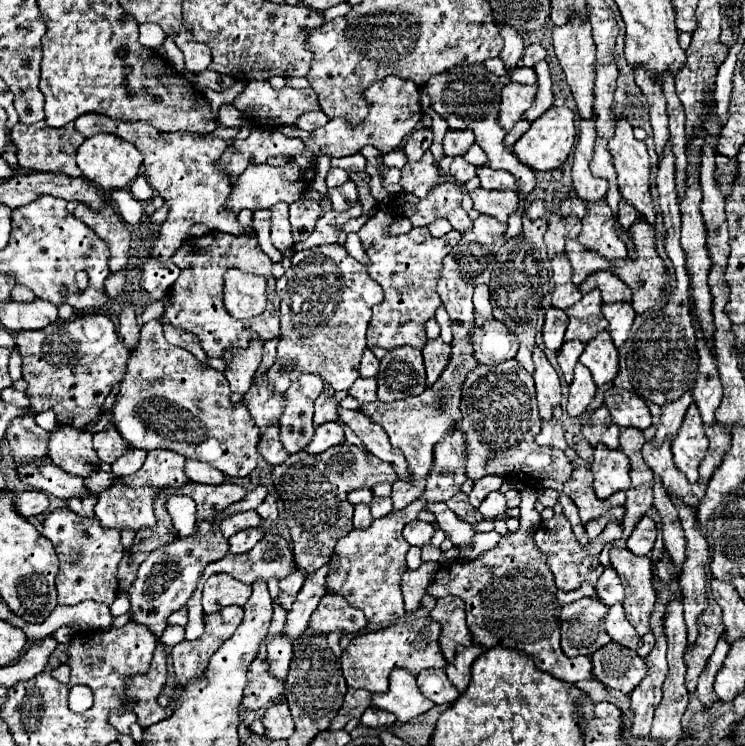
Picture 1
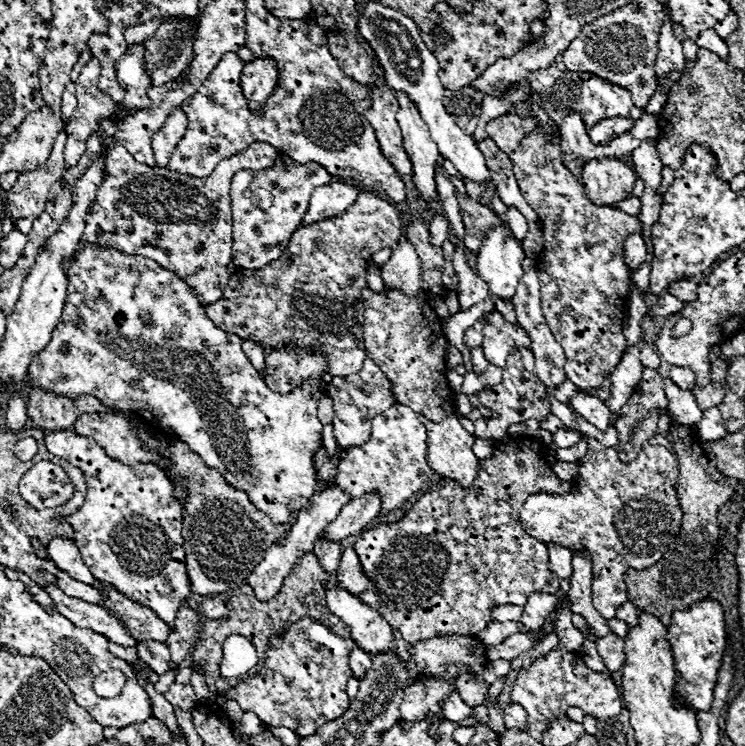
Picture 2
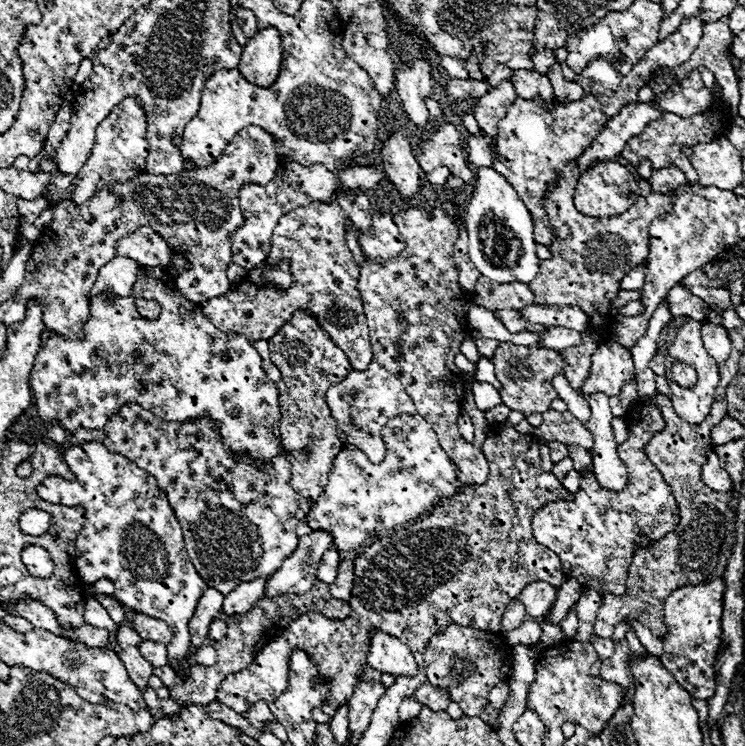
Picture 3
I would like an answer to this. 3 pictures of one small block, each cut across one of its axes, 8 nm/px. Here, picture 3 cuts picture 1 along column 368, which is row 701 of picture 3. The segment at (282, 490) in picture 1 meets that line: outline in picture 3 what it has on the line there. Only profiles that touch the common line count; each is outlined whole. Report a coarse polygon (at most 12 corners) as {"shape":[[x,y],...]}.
{"shape":[[458,624],[432,636],[426,678],[480,716],[508,680],[502,634]]}

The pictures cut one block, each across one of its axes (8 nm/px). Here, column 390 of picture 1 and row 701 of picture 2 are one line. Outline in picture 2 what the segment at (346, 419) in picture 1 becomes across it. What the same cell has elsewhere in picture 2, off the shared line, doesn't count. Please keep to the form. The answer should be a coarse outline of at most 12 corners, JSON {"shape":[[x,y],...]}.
{"shape":[[452,692],[442,708],[444,718],[460,722],[472,718],[474,708]]}

